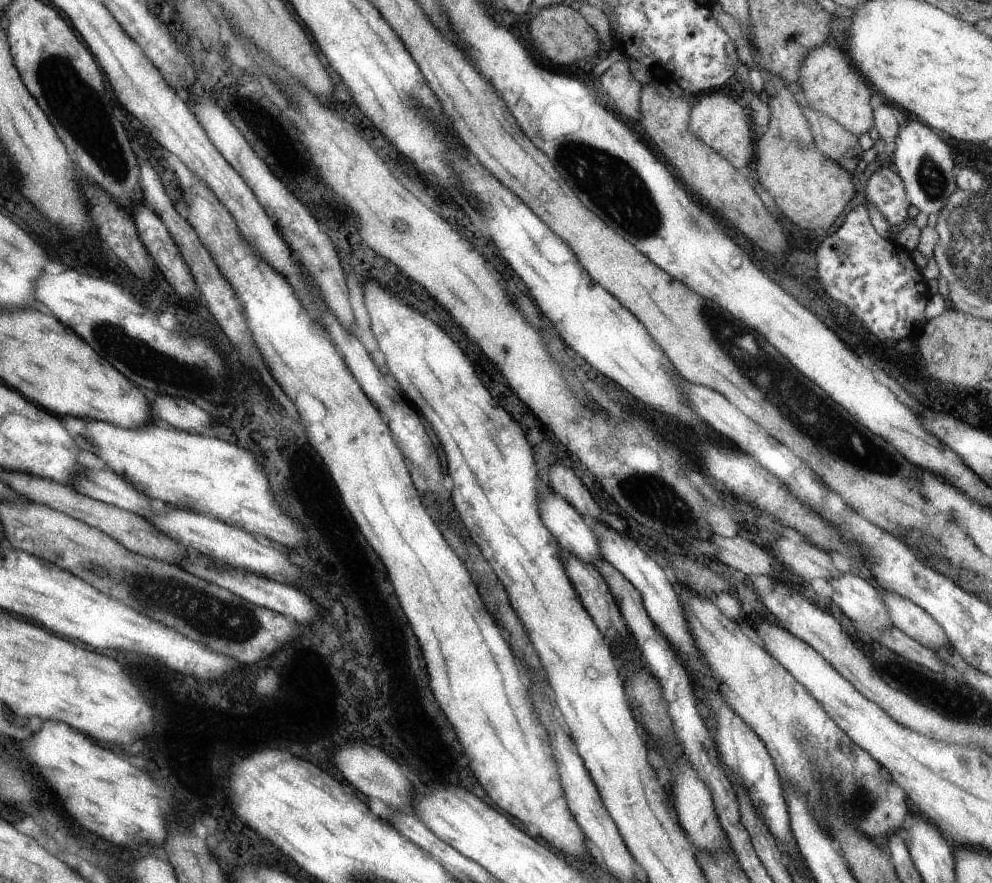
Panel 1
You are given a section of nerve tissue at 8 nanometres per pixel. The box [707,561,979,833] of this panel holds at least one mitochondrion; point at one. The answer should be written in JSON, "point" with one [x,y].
{"point":[862,802]}

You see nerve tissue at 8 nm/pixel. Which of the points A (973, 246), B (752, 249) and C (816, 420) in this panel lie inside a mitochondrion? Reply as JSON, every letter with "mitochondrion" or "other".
{"A":"mitochondrion","B":"other","C":"mitochondrion"}

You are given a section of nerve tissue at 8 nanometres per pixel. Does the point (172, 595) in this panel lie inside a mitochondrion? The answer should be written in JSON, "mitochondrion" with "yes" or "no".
{"mitochondrion":"yes"}

